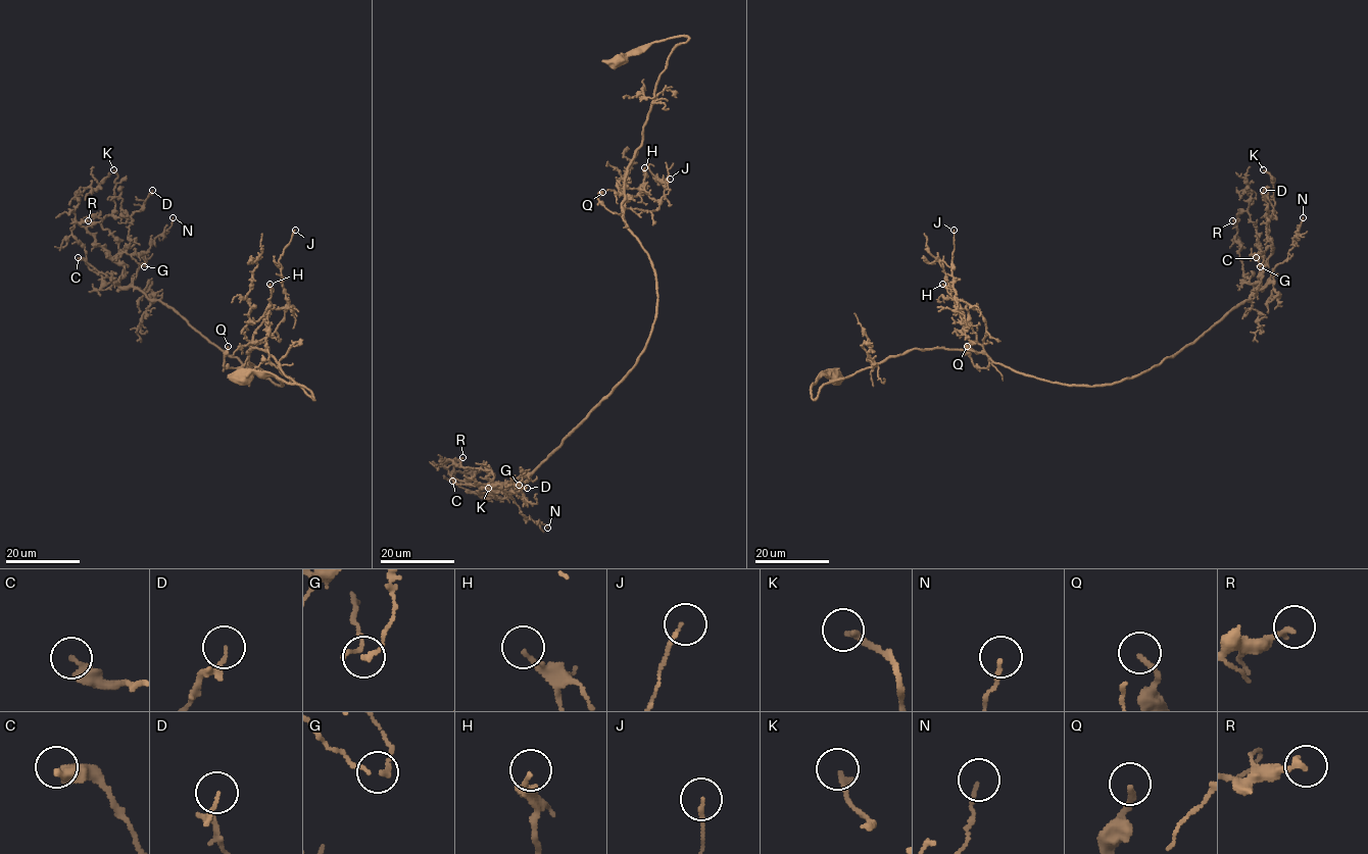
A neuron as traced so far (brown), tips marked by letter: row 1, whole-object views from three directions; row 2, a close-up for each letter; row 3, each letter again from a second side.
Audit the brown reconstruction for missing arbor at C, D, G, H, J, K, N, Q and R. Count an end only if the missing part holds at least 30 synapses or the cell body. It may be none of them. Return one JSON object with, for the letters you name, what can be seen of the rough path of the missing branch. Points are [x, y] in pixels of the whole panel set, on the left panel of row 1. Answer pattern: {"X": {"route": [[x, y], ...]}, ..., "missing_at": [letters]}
{"K": {"route": [[113, 169], [111, 159], [131, 153]]}, "missing_at": ["K"]}

